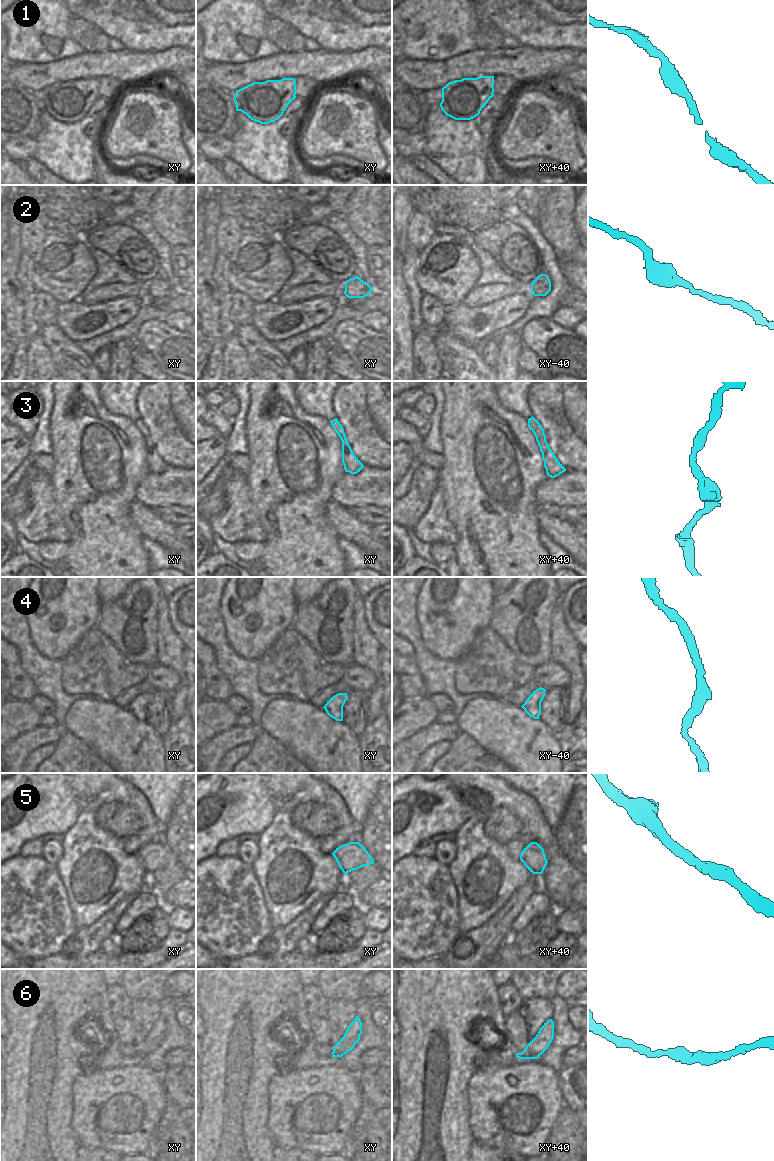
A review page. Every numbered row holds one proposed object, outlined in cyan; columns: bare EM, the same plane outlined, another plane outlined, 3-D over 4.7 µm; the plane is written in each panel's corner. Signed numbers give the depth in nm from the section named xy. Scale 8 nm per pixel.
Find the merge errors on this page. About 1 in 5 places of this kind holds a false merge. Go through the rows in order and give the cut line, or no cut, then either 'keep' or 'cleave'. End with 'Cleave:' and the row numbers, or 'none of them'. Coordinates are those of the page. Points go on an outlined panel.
1: no cut | keep
2: no cut | keep
3: no cut | keep
4: no cut | keep
5: no cut | keep
6: no cut | keep
Cleave: none of them

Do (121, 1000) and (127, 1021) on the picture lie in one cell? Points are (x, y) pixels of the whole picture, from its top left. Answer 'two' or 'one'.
two

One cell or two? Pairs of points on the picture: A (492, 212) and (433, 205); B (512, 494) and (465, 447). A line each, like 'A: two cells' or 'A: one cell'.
A: one cell
B: one cell

